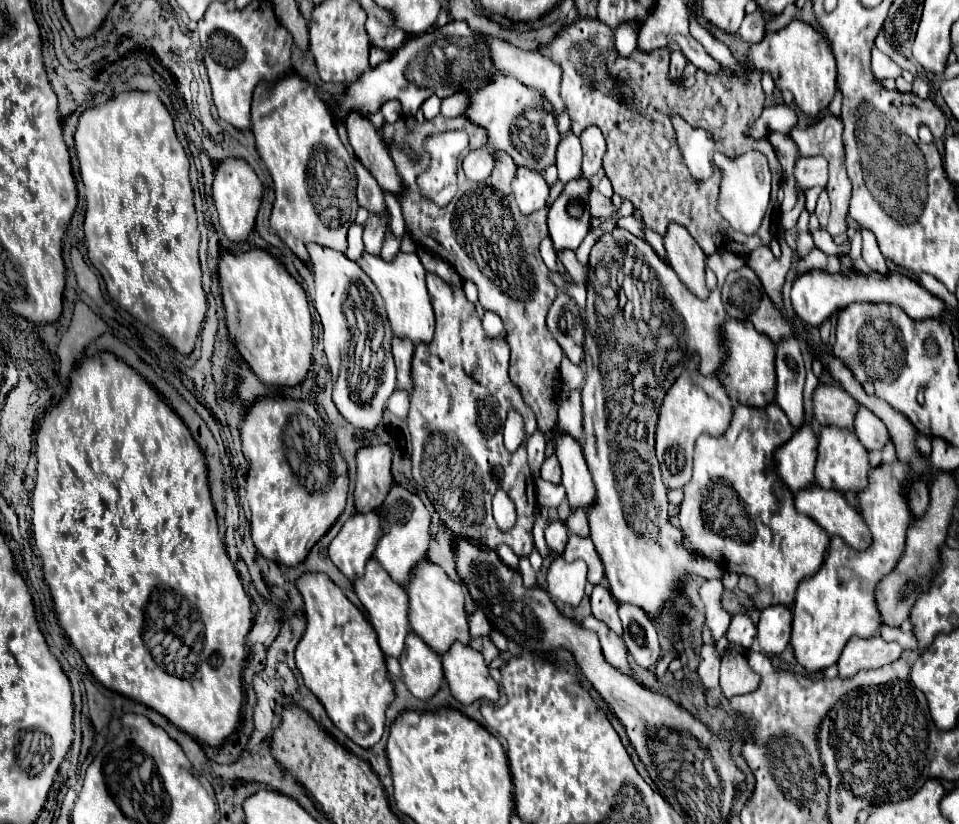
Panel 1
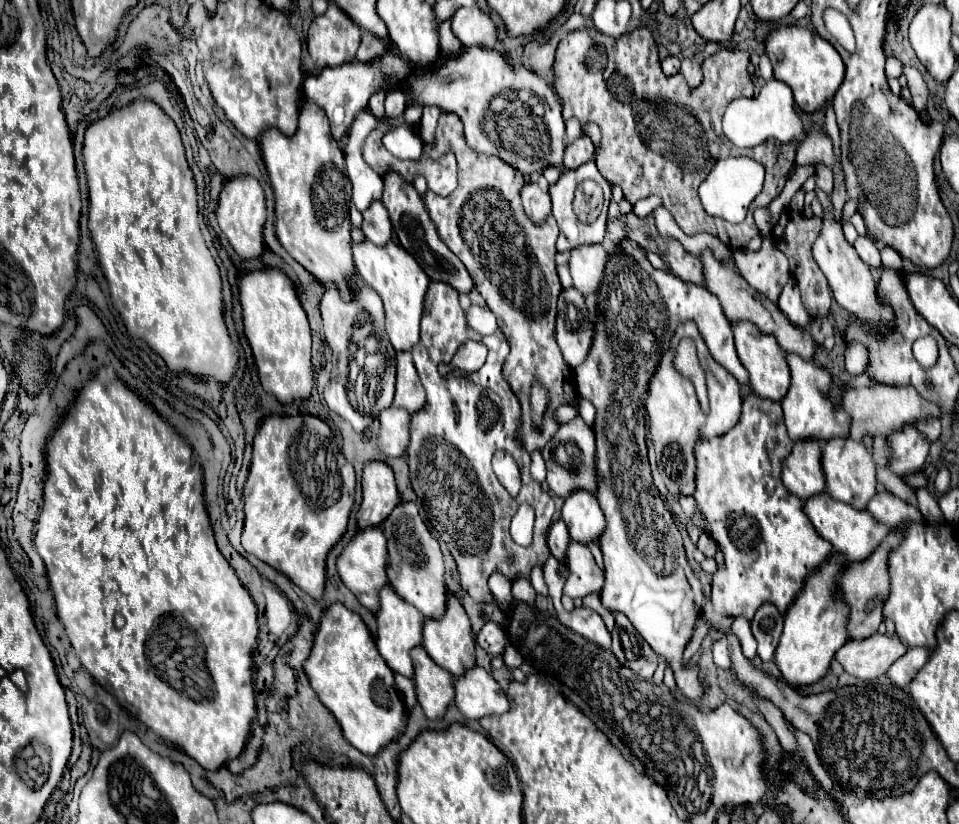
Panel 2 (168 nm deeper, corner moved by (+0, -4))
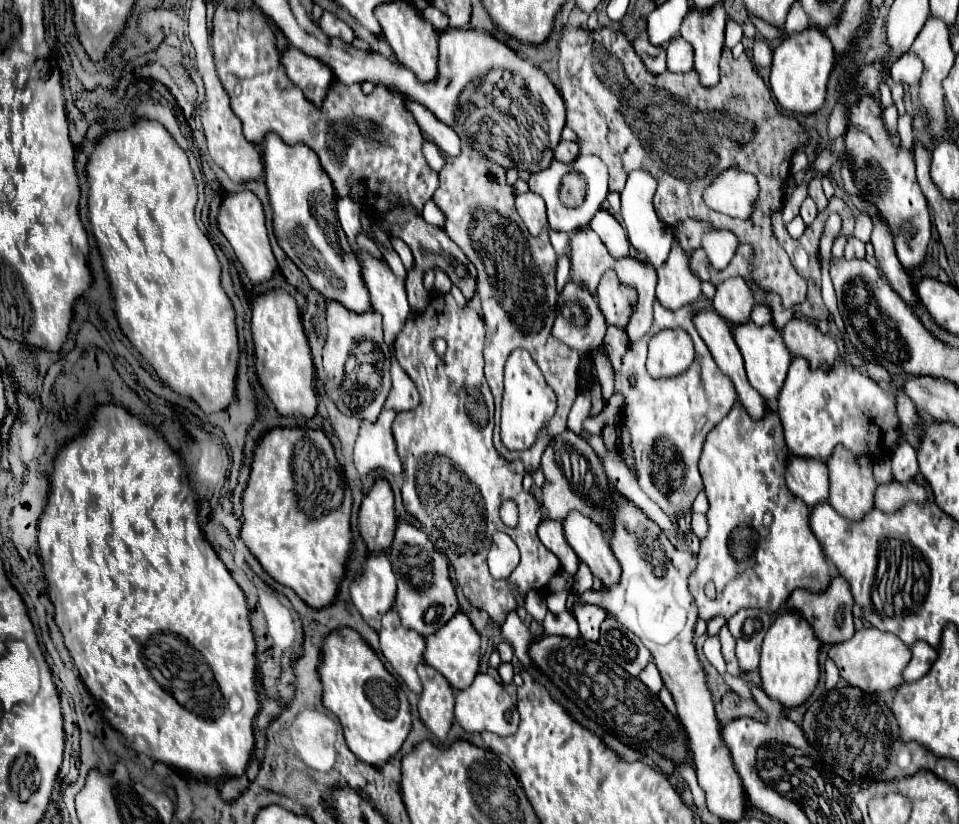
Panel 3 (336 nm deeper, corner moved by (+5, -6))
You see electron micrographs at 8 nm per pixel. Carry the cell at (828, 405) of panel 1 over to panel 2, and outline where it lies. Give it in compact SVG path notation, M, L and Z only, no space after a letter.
M873 386L873 388L847 388L841 394L841 406L851 418L851 438L863 440L867 434L889 434L899 430L903 424L915 424L923 418L935 418L939 416L939 410L925 402L915 388L903 386L903 388L891 388L891 386Z

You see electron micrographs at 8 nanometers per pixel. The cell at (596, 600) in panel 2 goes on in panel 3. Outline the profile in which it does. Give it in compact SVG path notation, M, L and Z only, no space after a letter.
M576 604L574 606L574 618L578 618L580 636L586 640L598 640L600 624L606 618L606 612L600 606L594 604Z

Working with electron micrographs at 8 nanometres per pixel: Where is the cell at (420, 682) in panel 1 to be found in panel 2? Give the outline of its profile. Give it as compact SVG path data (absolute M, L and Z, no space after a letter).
M415 646L411 650L411 660L415 668L413 682L415 682L417 702L421 704L421 708L431 720L443 716L449 702L455 696L453 676L447 670L439 668L431 660L431 656L427 656L423 646Z

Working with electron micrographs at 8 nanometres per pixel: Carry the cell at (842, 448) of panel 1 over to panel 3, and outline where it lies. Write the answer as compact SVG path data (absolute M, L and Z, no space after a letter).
M836 446L832 456L828 458L830 468L830 498L828 504L836 508L844 518L848 520L862 520L866 512L874 508L874 490L876 490L876 478L872 474L872 460L868 456L856 456L844 446Z

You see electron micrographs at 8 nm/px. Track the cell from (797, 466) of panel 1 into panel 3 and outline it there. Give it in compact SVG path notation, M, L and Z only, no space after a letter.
M790 456L786 468L786 484L794 496L802 498L810 508L814 508L826 502L828 484L830 484L826 464L822 460Z

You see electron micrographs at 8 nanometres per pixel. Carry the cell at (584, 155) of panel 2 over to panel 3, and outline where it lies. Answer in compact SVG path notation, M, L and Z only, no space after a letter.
M562 140L562 142L558 144L558 148L554 150L554 160L564 162L564 164L572 162L576 156L578 156L578 144L576 144L576 142L566 142L566 140Z

